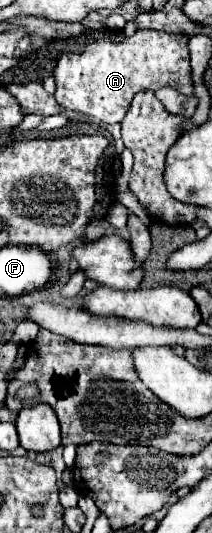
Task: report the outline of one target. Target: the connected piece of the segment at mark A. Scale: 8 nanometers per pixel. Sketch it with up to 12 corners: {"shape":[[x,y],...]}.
{"shape":[[138,29],[64,53],[54,97],[116,123],[134,93],[192,95],[186,35]]}

